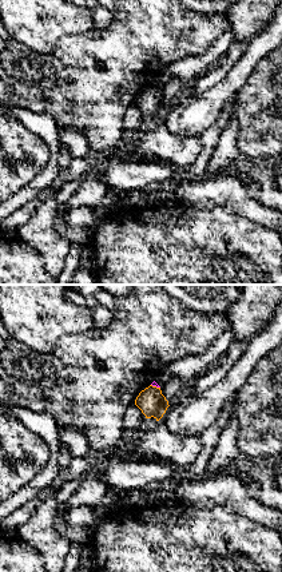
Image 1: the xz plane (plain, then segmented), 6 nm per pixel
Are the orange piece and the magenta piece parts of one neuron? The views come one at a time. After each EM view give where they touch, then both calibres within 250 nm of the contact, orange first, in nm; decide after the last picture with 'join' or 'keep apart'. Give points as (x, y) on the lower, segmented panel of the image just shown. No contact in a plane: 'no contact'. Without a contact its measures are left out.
meets orange at (155, 386); 160 nm thick on the orange side, 30 nm on the other

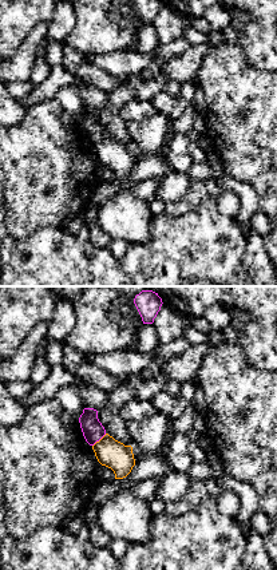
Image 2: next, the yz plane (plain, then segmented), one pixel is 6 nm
meets orange at (101, 439); 170 nm thick on the orange side, 130 nm on the other

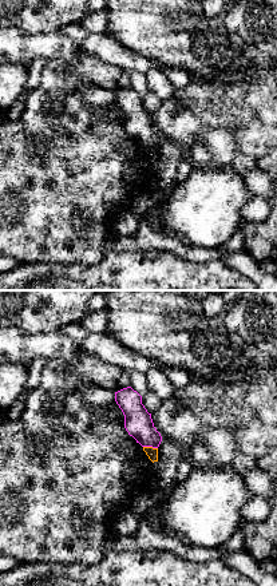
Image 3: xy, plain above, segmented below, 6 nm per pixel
meets orange at (150, 447); 70 nm thick on the orange side, 170 nm on the other

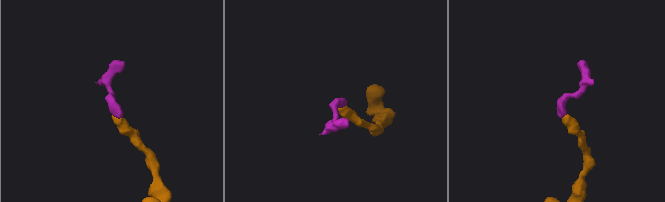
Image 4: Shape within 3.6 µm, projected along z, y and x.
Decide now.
join

